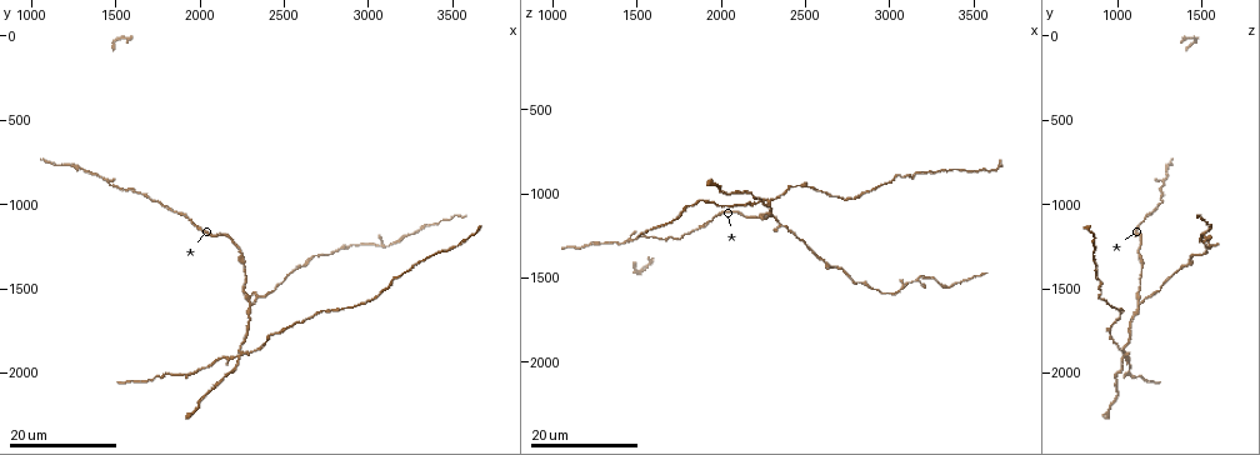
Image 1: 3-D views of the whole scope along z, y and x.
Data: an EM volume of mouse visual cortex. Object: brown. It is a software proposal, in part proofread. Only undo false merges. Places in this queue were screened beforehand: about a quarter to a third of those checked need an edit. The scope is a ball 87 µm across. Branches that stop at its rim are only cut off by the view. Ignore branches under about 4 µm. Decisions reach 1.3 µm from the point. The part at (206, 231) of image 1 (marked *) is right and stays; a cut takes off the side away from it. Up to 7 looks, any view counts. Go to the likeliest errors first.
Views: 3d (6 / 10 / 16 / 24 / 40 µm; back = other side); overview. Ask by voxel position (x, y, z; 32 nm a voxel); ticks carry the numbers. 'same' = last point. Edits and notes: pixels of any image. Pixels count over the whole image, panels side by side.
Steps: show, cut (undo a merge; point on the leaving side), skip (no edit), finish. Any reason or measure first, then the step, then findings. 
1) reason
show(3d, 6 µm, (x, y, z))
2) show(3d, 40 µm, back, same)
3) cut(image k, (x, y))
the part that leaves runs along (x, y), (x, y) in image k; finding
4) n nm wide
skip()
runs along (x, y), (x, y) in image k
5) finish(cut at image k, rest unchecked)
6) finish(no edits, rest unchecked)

branch point
show(3d, 24 µm, (2300, 1600, 1140))

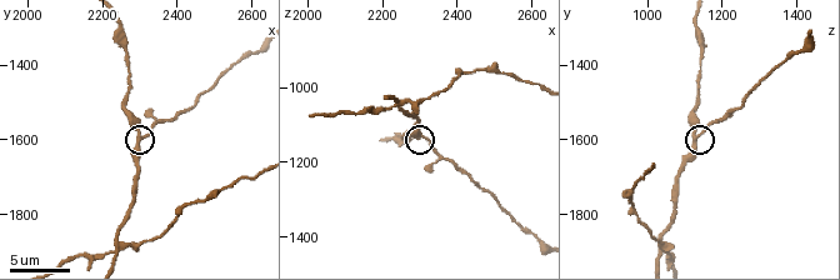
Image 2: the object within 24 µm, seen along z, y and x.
show(3d, 10 µm, (2310, 1600, 1120))

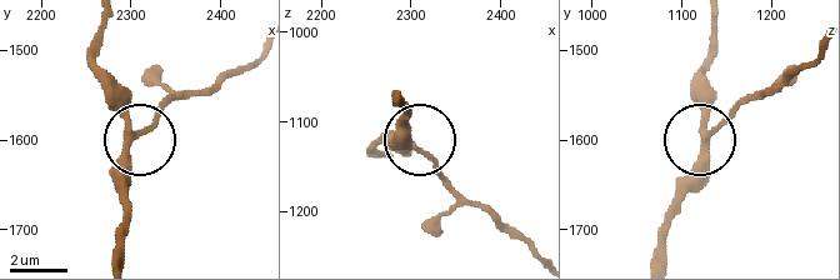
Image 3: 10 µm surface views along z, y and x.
230 nm wide
skip()
runs along (104, 25), (96, 68), (130, 138), (180, 91) in image 3; all the same cell

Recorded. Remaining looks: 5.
three arms meet
show(3d, 24 µm, (1280, 780, 1300))

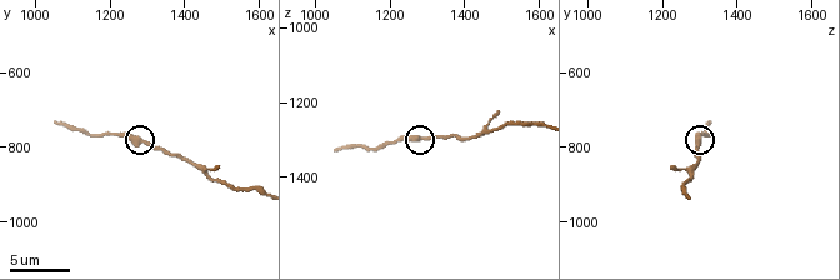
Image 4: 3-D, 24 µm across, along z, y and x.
zoom in
show(3d, 10 µm, (1280, 780, 1300))

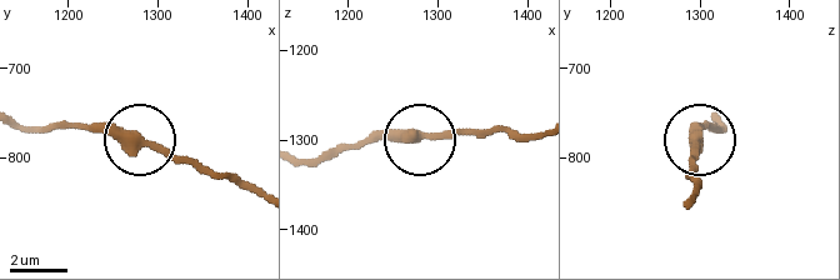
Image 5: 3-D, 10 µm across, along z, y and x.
3 arms
skip()
runs along (253, 191), (174, 163), (130, 136), (61, 129) in image 5; all the same cell

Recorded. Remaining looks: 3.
three arms meet
show(3d, 10 µm, (2260, 1890, 1030))

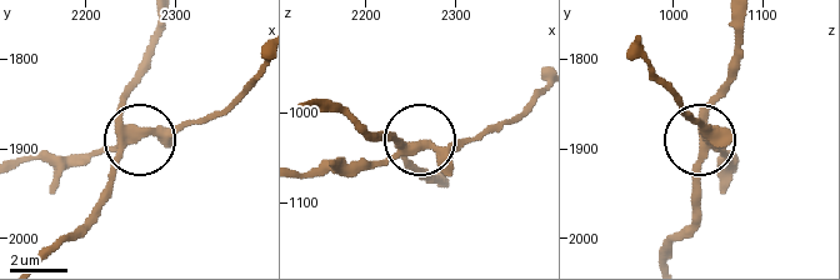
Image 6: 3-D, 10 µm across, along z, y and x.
show(3d, 6 µm, (2260, 1880, 1035))

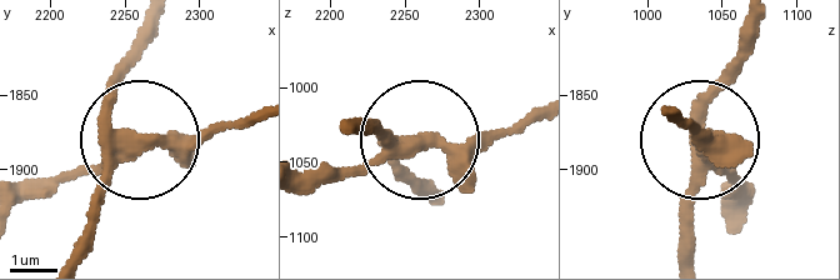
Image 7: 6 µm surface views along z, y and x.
3 arms
cut(image 7, (468, 144))
two cells meet here

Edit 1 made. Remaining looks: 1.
finish(cut at image 7, rest unchecked)

